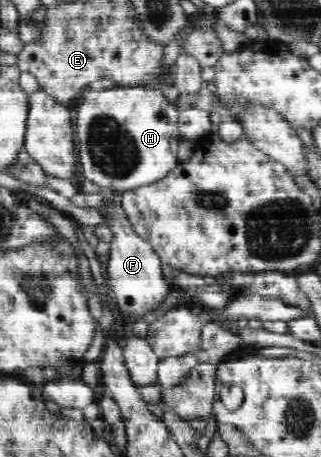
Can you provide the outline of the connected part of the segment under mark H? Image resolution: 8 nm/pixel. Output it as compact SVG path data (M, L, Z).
M134 86L86 92L76 116L82 179L89 179L101 189L124 192L136 186L151 185L171 173L179 162L177 147L183 139L179 133L179 111L175 104L171 104L161 92Z

